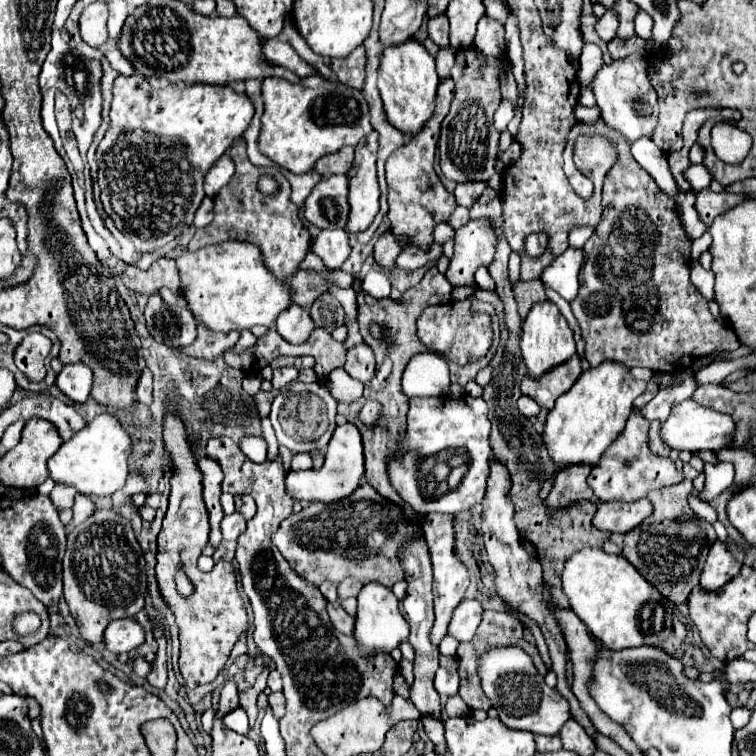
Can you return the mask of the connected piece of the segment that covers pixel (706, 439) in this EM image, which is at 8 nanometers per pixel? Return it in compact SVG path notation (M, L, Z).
M683 400L673 404L669 418L661 424L661 440L667 448L671 450L721 450L721 448L729 448L729 436L731 436L731 428L735 428L731 416L709 410L705 406L699 406L693 400Z

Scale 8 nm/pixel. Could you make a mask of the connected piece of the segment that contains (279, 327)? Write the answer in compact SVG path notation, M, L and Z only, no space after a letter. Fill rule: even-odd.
M291 304L289 308L285 308L275 320L275 330L291 344L303 344L313 332L313 328L315 324L309 312L297 304Z

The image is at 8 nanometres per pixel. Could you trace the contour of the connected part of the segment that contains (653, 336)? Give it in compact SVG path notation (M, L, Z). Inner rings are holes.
M601 116L595 125L589 125L583 122L573 126L573 128L569 130L569 134L567 134L567 144L565 144L565 150L563 150L563 170L565 170L565 176L569 178L569 184L573 186L573 190L575 190L577 196L581 196L583 200L589 200L589 198L593 196L593 182L591 182L587 176L583 176L583 174L575 168L575 164L573 164L573 144L575 144L575 140L577 140L577 134L584 134L587 136L599 134L609 139L611 144L616 145L618 153L617 164L607 172L605 184L603 184L603 220L601 220L599 228L593 232L593 236L591 236L591 238L585 242L585 246L583 246L585 256L583 256L583 266L581 266L581 272L579 272L579 294L577 294L575 300L571 300L571 310L573 310L575 318L579 320L581 330L583 330L583 336L585 336L585 358L587 358L587 362L589 362L591 366L599 366L599 364L605 362L605 360L615 360L615 362L621 362L621 364L627 364L627 366L643 366L643 368L649 368L649 370L653 370L653 372L657 372L657 374L663 374L663 372L665 372L665 374L673 374L673 372L683 372L683 368L689 368L697 358L707 356L707 354L711 354L711 352L733 352L733 350L737 350L737 348L739 348L739 340L737 340L737 336L735 336L731 324L717 312L717 306L715 306L715 316L711 314L711 302L709 302L707 298L703 298L701 292L699 292L699 290L691 284L691 280L689 280L691 240L687 238L685 228L681 226L681 220L679 220L677 210L675 210L675 200L669 198L669 196L665 196L665 194L661 192L661 188L655 184L653 176L651 176L647 170L643 170L643 168L637 164L637 160L631 156L627 140L617 131L608 128Z

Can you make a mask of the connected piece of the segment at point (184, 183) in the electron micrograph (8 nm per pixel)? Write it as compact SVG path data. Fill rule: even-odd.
M139 74L119 76L115 80L109 114L111 126L97 146L97 184L101 188L105 212L111 216L117 230L135 244L137 252L153 252L193 226L193 216L205 198L203 178L207 170L243 136L251 124L253 112L251 100L229 86L167 84L163 88L153 88L147 78ZM133 130L143 130L159 142L155 148L149 144L151 140L147 140L145 148L133 144L127 140L127 134ZM143 204L155 206L145 206L143 216L139 208ZM127 206L135 206L137 212L125 210ZM161 224L163 238L159 236Z

